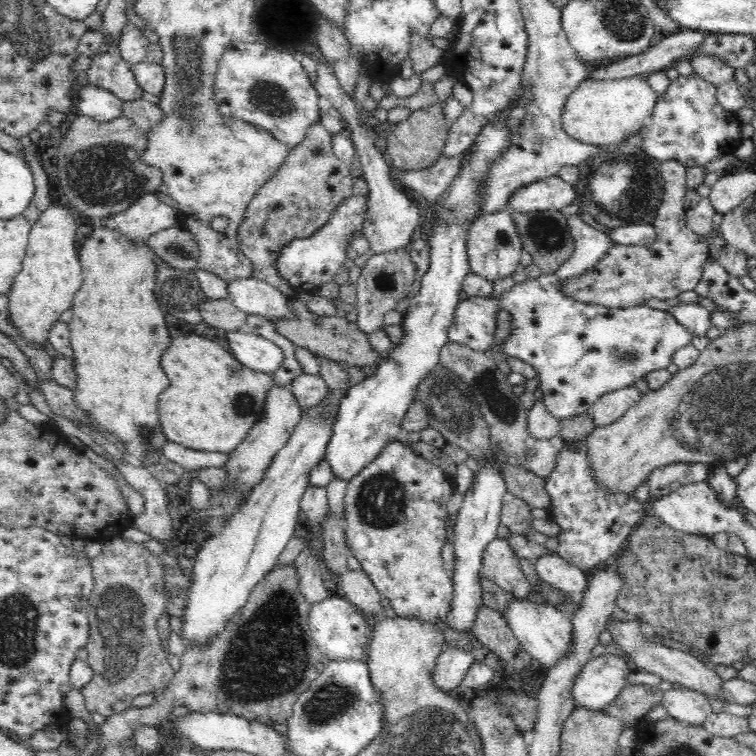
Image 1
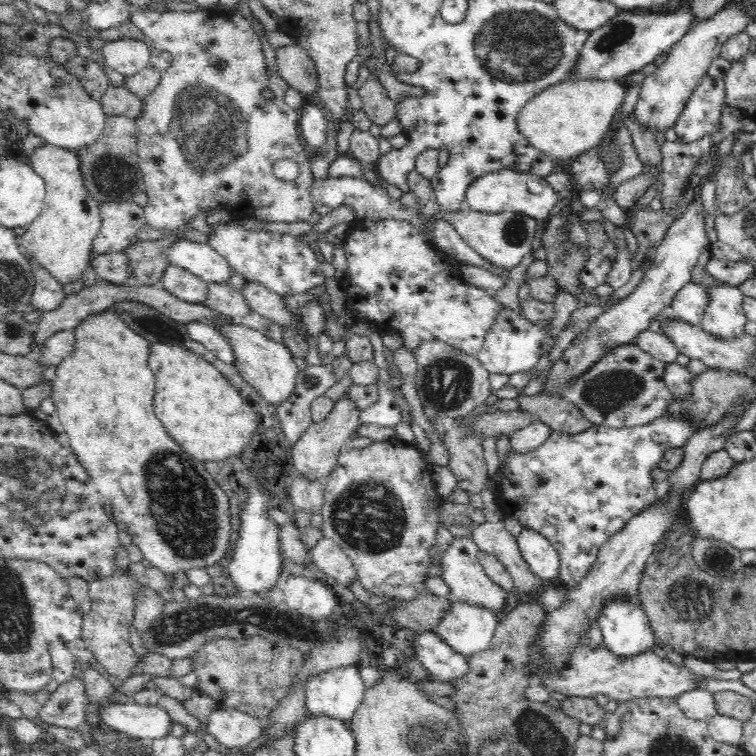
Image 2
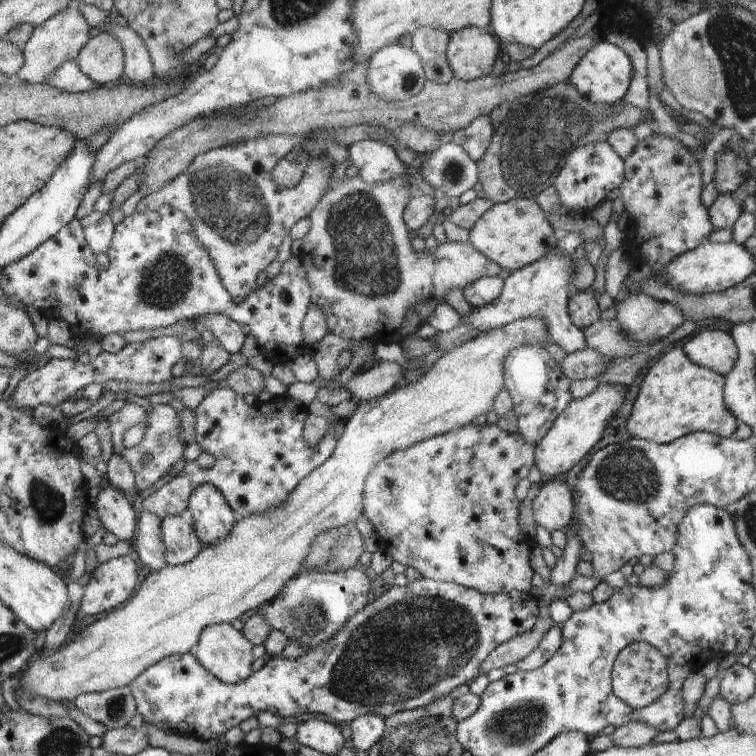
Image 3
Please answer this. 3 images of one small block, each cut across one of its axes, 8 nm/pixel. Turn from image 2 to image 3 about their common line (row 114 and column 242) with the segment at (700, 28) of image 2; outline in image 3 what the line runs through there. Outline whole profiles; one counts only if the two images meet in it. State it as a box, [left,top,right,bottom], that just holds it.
[189,624,253,684]

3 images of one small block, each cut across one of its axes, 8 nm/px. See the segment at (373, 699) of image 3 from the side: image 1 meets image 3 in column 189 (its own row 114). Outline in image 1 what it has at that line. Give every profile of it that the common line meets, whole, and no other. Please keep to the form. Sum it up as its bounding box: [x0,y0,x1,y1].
[642,74,742,168]

